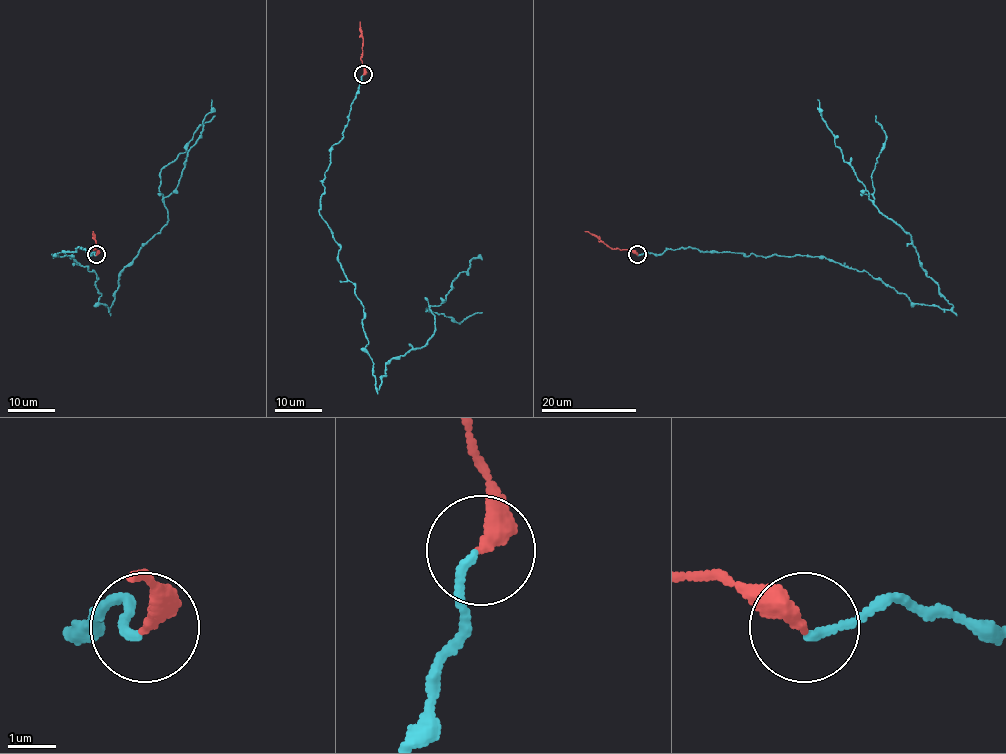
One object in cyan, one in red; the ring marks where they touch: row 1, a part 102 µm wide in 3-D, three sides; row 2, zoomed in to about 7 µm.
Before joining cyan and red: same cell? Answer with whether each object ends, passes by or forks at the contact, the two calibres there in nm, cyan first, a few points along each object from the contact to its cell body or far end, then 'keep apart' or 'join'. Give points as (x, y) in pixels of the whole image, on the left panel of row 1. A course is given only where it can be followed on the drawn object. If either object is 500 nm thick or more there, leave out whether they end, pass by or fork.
cyan ends | red ends | 160/380 nm | cyan via (96, 255), (52, 255), (96, 274), (108, 309), (120, 272), (166, 225), (162, 200), (211, 100) | red via (96, 255), (92, 231) | join

